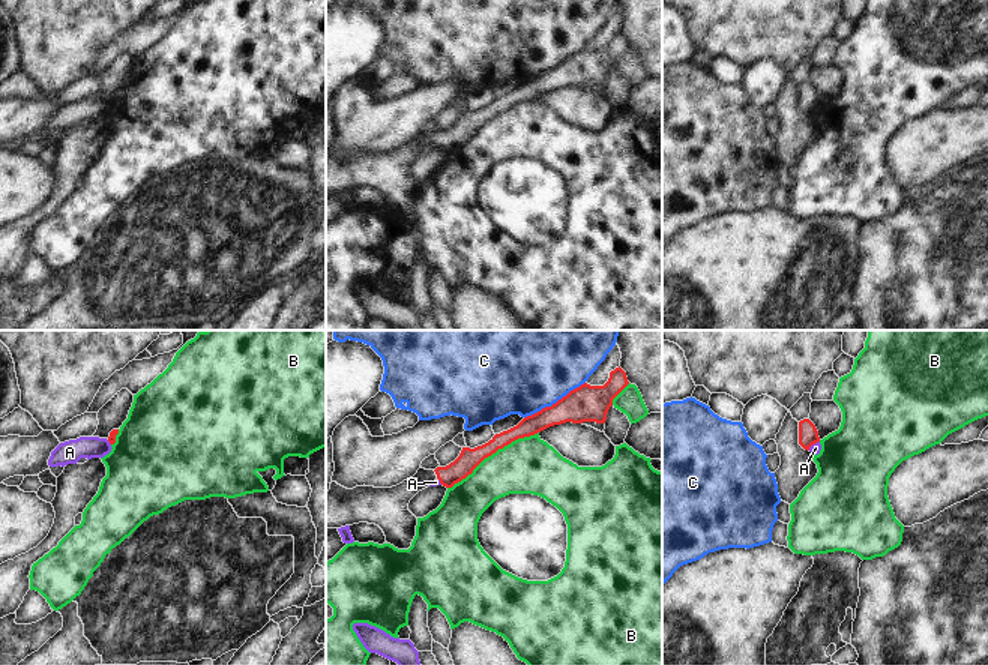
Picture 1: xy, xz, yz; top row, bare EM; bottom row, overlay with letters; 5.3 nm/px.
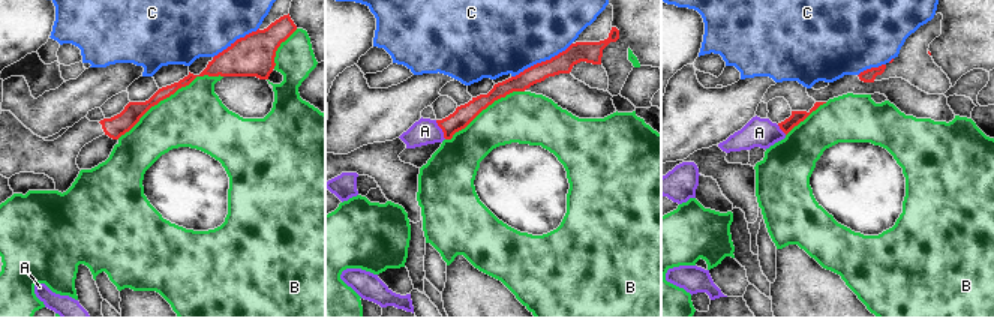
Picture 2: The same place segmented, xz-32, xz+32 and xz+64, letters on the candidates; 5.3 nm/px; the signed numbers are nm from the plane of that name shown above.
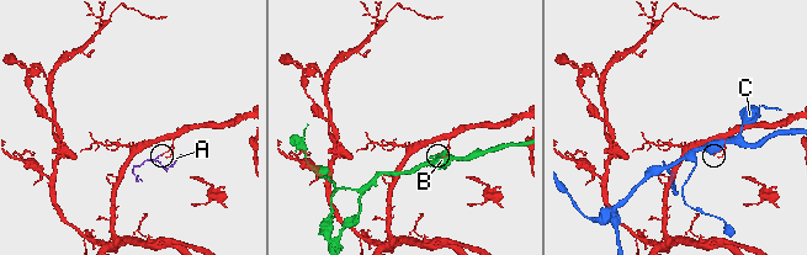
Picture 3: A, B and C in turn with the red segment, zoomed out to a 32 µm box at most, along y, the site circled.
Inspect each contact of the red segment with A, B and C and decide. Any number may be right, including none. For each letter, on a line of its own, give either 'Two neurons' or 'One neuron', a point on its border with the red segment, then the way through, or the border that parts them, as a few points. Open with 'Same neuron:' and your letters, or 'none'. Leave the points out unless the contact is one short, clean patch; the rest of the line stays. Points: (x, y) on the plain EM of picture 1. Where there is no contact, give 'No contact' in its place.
Same neuron: none
A: Two neurons. Touches red at yz (813, 107). Boundary: yz (819, 104), (808, 113)
B: Two neurons. Touches red at xz (493, 116)
C: Two neurons. Touches red at xz (556, 66)

